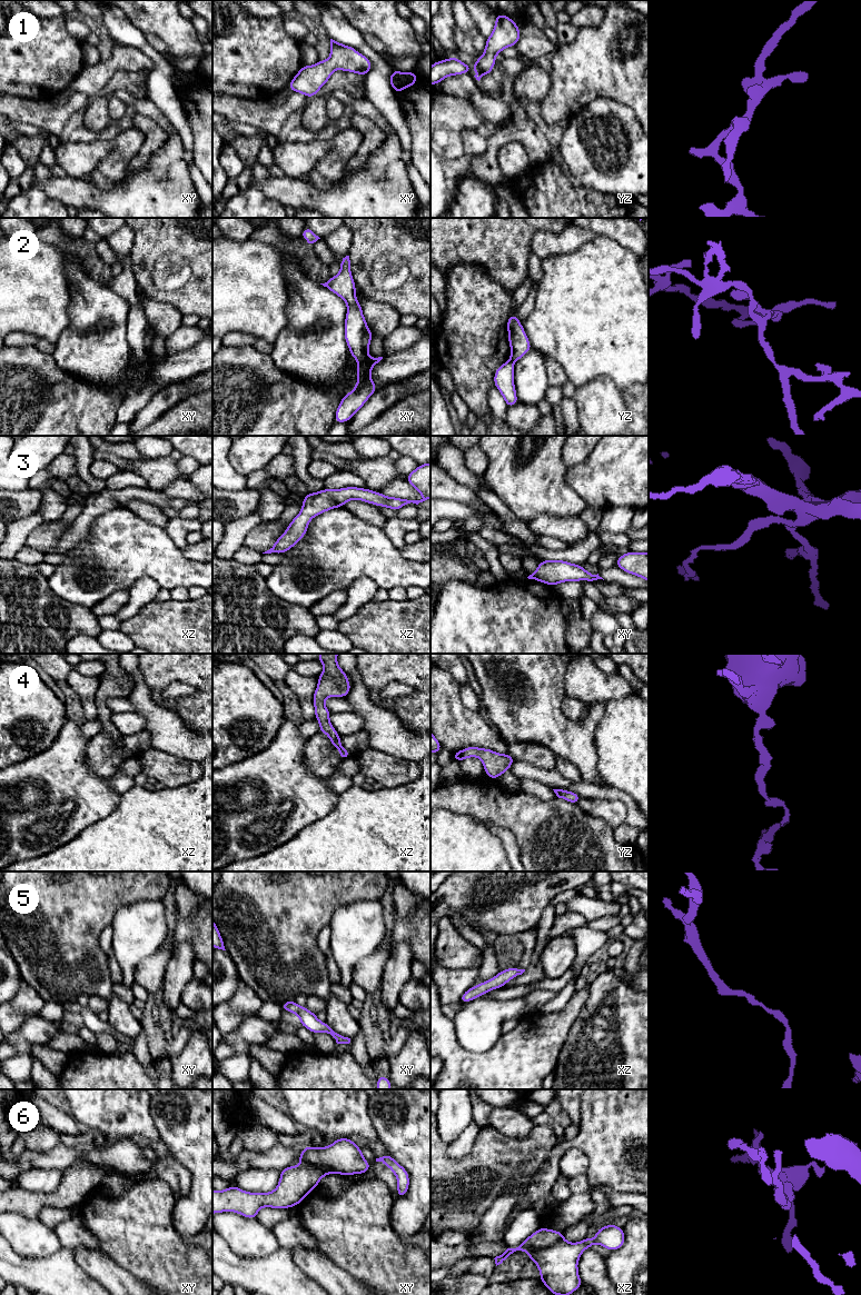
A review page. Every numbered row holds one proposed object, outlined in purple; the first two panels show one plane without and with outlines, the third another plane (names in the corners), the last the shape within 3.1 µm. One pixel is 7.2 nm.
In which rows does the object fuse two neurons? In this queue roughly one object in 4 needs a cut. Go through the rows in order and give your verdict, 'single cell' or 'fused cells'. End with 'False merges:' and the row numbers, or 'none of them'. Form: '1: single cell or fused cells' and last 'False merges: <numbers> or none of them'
1: single cell
2: fused cells
3: single cell
4: single cell
5: single cell
6: fused cells
False merges: 2, 6

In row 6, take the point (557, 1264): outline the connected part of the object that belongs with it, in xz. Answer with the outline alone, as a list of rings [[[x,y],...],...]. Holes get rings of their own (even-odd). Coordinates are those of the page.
[[[614,1224],[596,1231],[594,1238],[584,1238],[577,1243],[570,1243],[564,1237],[557,1243],[541,1248],[526,1249],[530,1261],[536,1263],[540,1279],[554,1295],[571,1295],[583,1286],[577,1263],[582,1253],[594,1244],[608,1251],[621,1248],[625,1243],[623,1228]]]

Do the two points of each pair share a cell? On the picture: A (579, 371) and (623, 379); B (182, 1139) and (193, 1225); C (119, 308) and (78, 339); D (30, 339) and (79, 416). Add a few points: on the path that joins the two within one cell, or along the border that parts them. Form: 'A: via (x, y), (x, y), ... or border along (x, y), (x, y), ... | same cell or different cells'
A: via (590, 369), (612, 369) | same cell
B: via (199, 1161), (198, 1204) | same cell
C: via (107, 308), (102, 308), (83, 327) | same cell
D: border along (35, 345), (11, 347) | different cells

